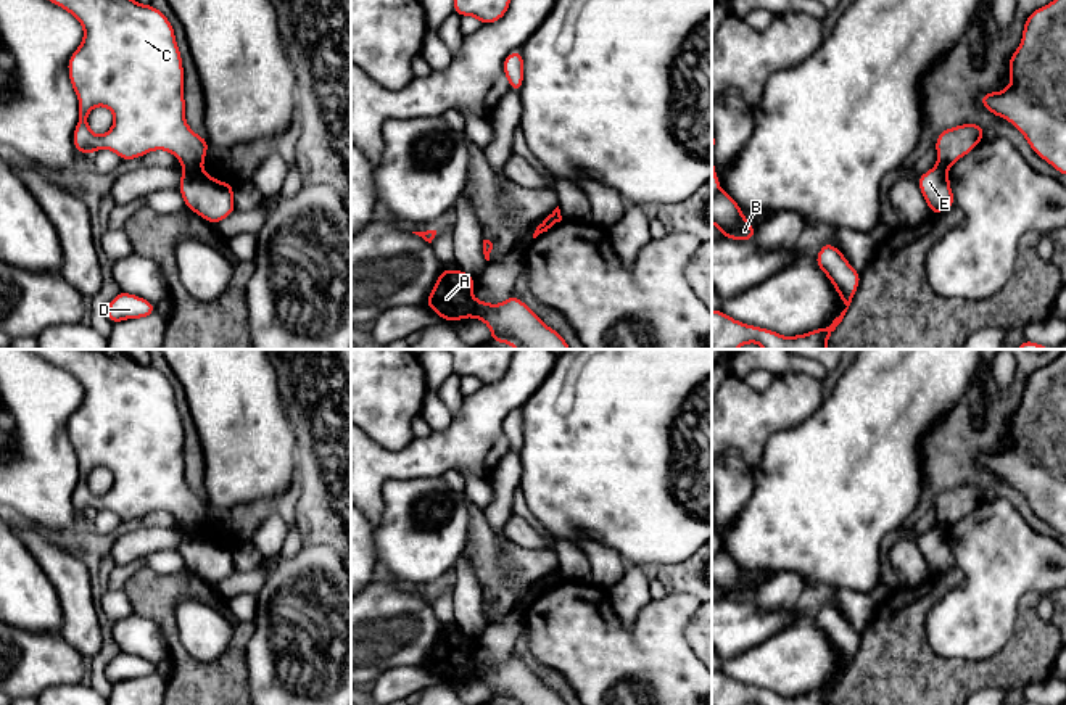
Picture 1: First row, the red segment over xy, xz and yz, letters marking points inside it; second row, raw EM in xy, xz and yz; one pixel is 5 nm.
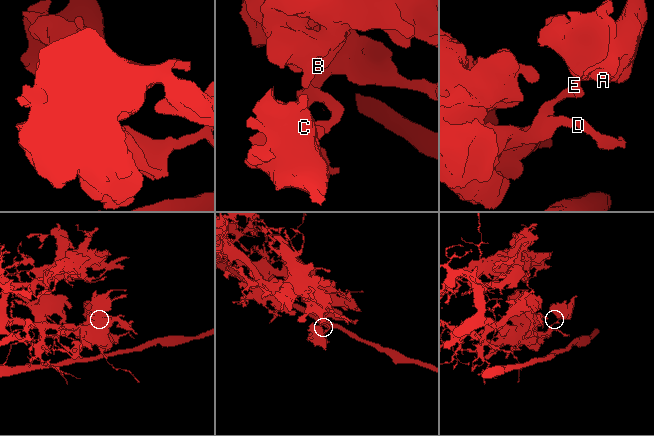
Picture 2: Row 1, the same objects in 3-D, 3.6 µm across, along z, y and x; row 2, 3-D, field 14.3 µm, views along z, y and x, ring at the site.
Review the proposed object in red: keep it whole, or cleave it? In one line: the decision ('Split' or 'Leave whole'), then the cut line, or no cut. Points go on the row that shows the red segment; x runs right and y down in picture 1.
Split. Split along xy (200, 164), (184, 168)

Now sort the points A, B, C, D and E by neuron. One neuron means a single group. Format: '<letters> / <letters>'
A C / B D E

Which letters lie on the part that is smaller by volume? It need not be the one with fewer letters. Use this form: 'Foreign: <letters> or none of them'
Foreign: A, C

